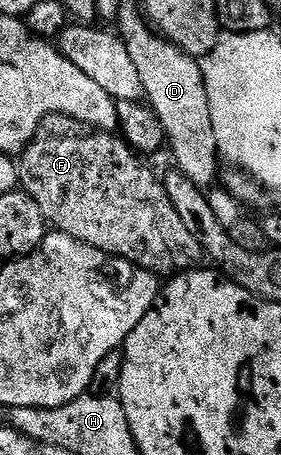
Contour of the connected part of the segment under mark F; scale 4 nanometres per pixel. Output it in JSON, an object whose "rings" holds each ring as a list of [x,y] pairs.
{"rings":[[[52,113],[40,121],[35,136],[18,158],[18,184],[24,193],[31,196],[33,203],[41,207],[41,215],[52,230],[67,233],[81,243],[112,253],[114,257],[158,275],[198,266],[199,257],[204,256],[200,238],[191,233],[185,227],[184,220],[177,215],[160,174],[155,174],[143,161],[146,160],[122,136],[105,129],[95,129],[76,117]]]}

